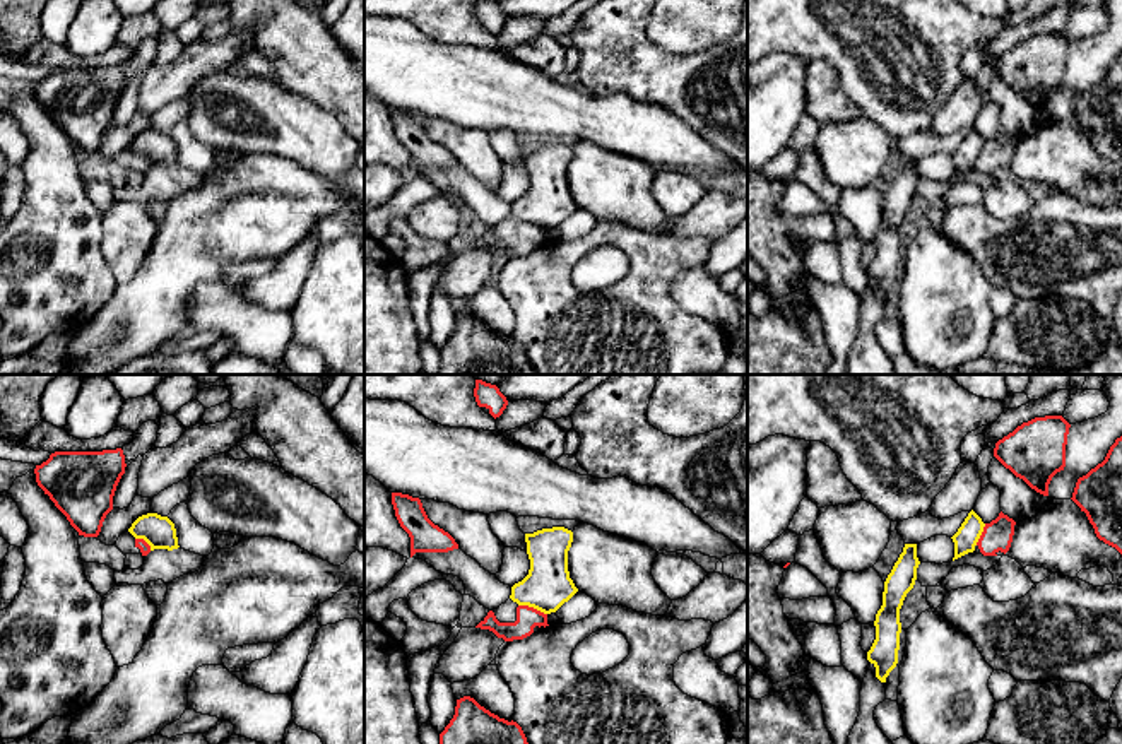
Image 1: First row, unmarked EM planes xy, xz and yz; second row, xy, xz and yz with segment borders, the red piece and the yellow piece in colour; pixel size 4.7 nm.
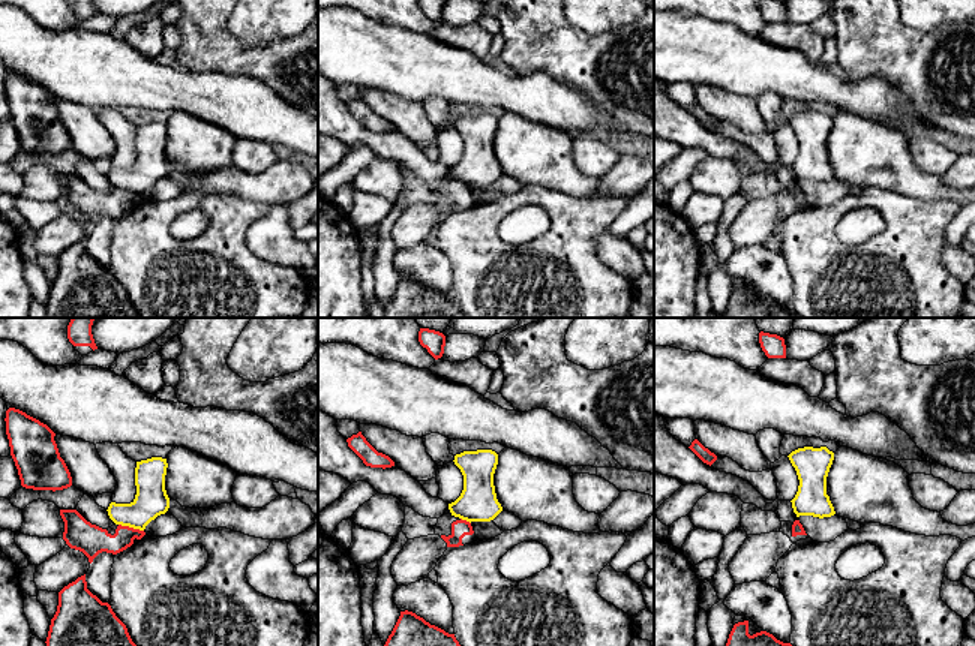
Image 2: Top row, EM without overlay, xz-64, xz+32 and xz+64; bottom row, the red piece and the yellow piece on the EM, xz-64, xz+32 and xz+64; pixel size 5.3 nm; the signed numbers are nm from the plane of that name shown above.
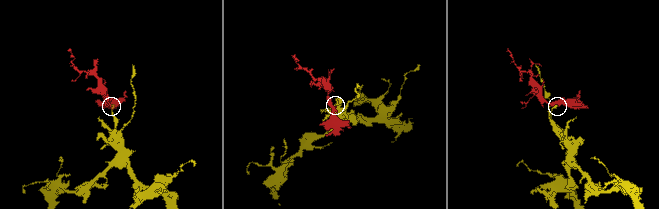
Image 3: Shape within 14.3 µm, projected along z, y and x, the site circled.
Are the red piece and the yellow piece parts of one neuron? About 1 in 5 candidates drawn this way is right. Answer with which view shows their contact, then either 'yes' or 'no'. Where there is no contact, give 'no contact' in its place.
contact in xz; no

